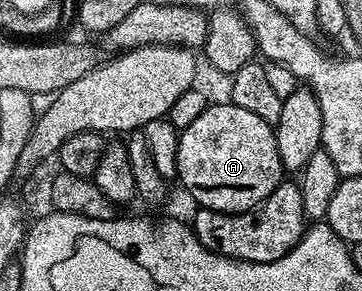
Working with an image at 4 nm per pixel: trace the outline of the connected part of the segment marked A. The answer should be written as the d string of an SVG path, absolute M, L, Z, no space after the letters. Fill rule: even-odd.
M230 102L208 103L201 118L182 128L177 146L177 170L178 183L183 183L184 190L196 200L196 205L212 208L214 212L248 212L269 198L285 179L285 169L277 154L274 127L257 118L257 114L249 114L249 110L241 110L241 106Z

